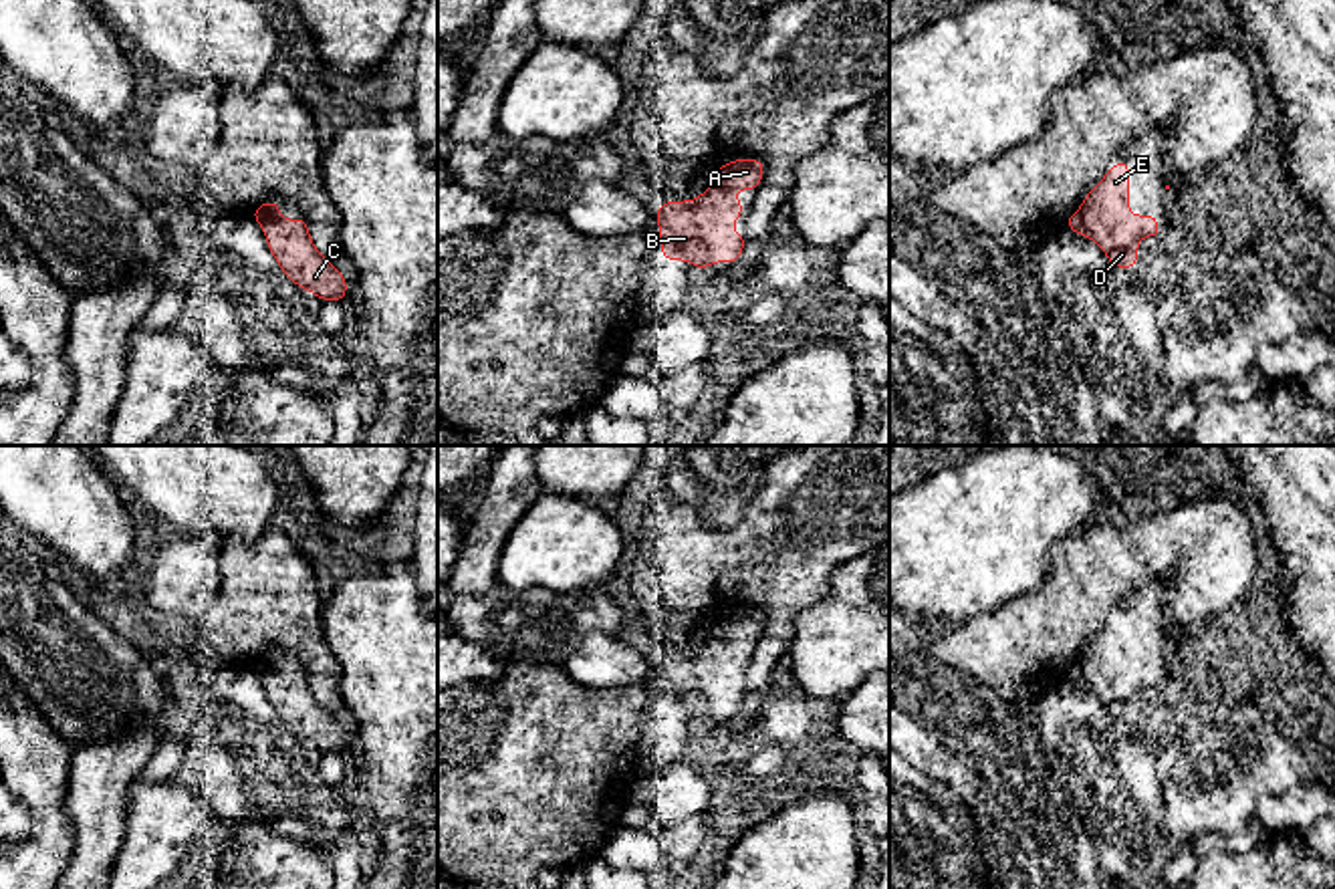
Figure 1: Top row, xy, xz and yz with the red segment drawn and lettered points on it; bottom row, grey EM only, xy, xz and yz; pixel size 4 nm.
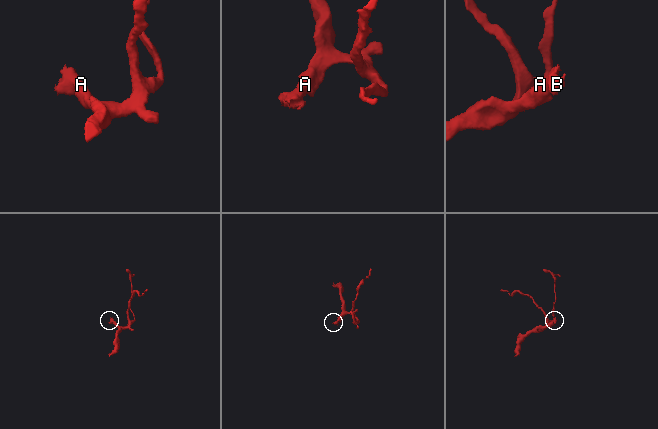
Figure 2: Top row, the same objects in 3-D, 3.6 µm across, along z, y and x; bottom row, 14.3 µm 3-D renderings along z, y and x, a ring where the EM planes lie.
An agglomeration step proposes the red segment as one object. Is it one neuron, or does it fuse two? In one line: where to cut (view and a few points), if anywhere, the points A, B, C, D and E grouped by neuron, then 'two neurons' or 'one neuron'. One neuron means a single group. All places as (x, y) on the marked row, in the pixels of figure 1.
no cut | A B C D E | one neuron

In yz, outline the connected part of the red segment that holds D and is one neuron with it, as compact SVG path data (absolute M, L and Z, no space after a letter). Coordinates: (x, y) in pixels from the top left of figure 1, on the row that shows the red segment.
M1117 161L1063 224L1105 250L1113 268L1137 266L1137 242L1162 238L1158 216L1129 214L1129 163Z

